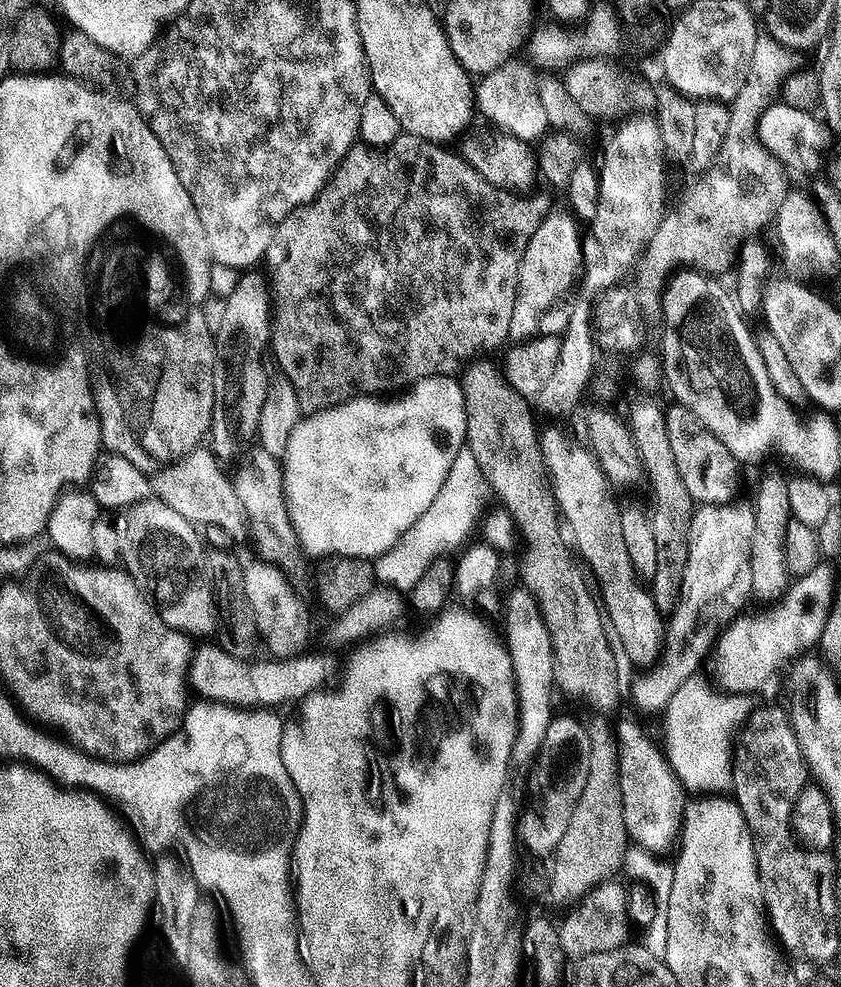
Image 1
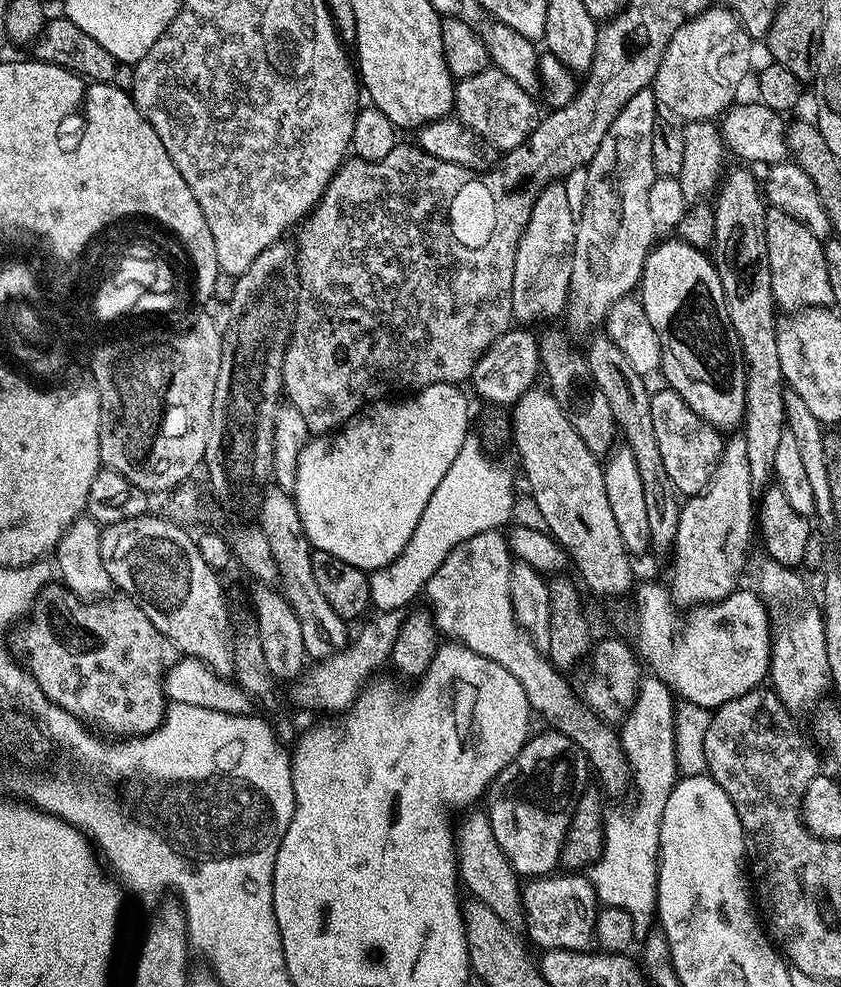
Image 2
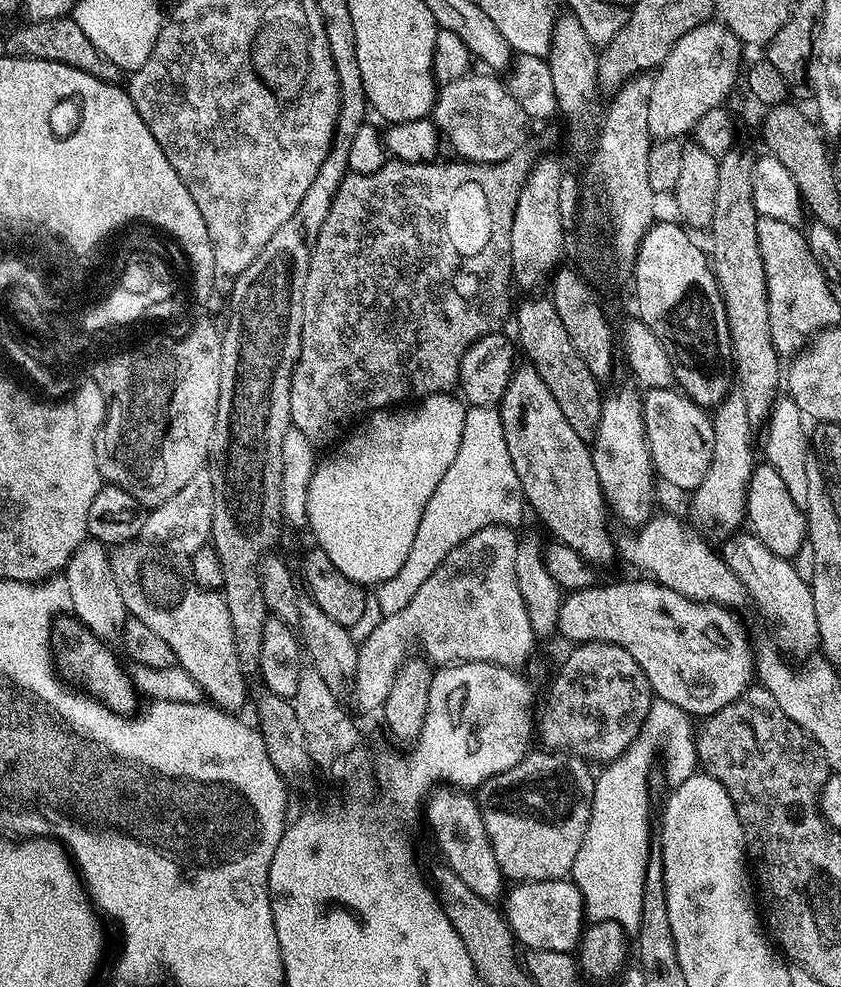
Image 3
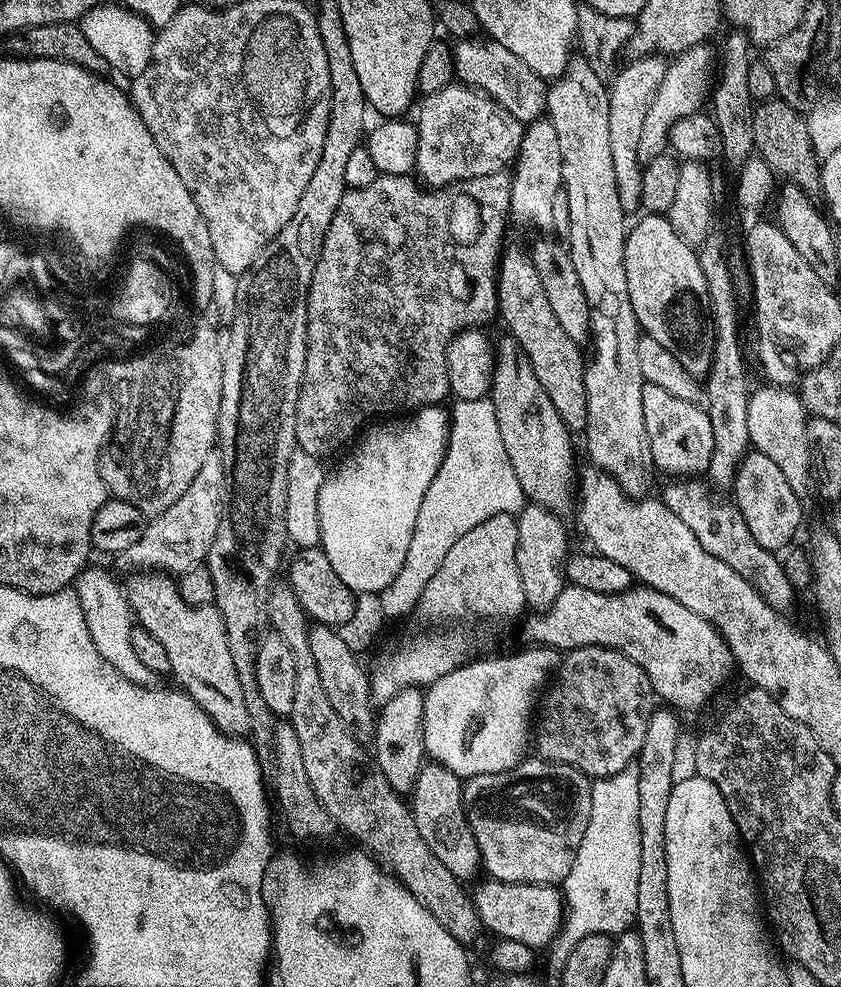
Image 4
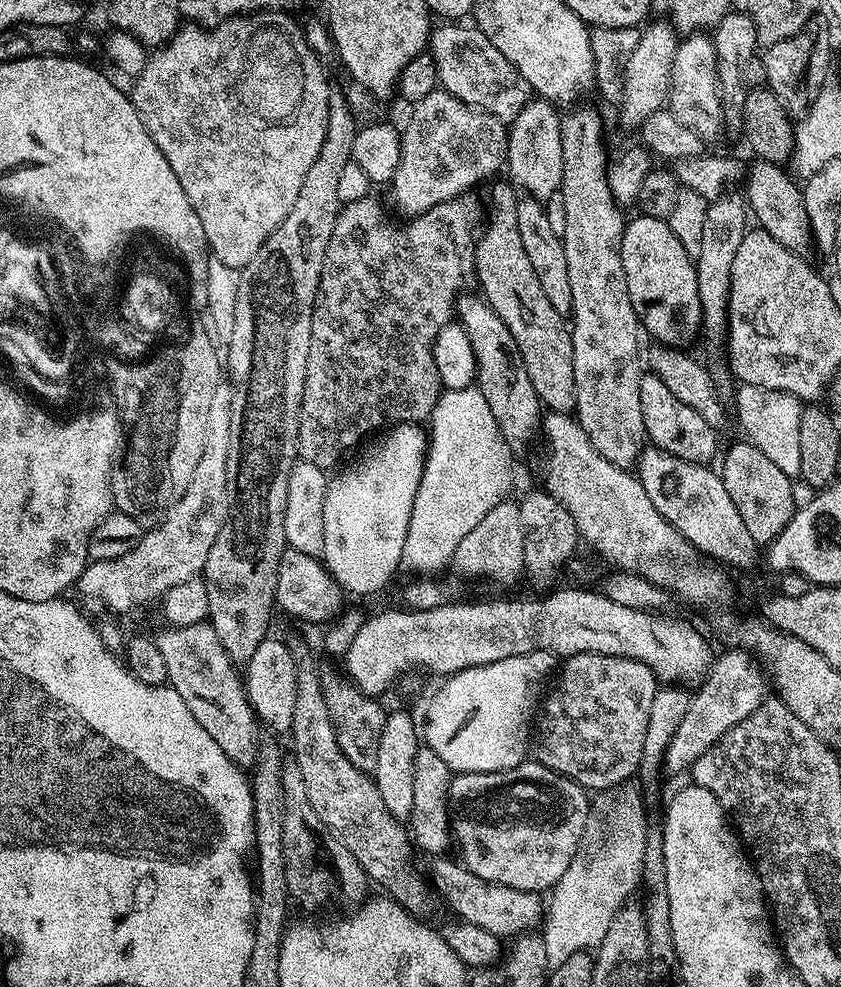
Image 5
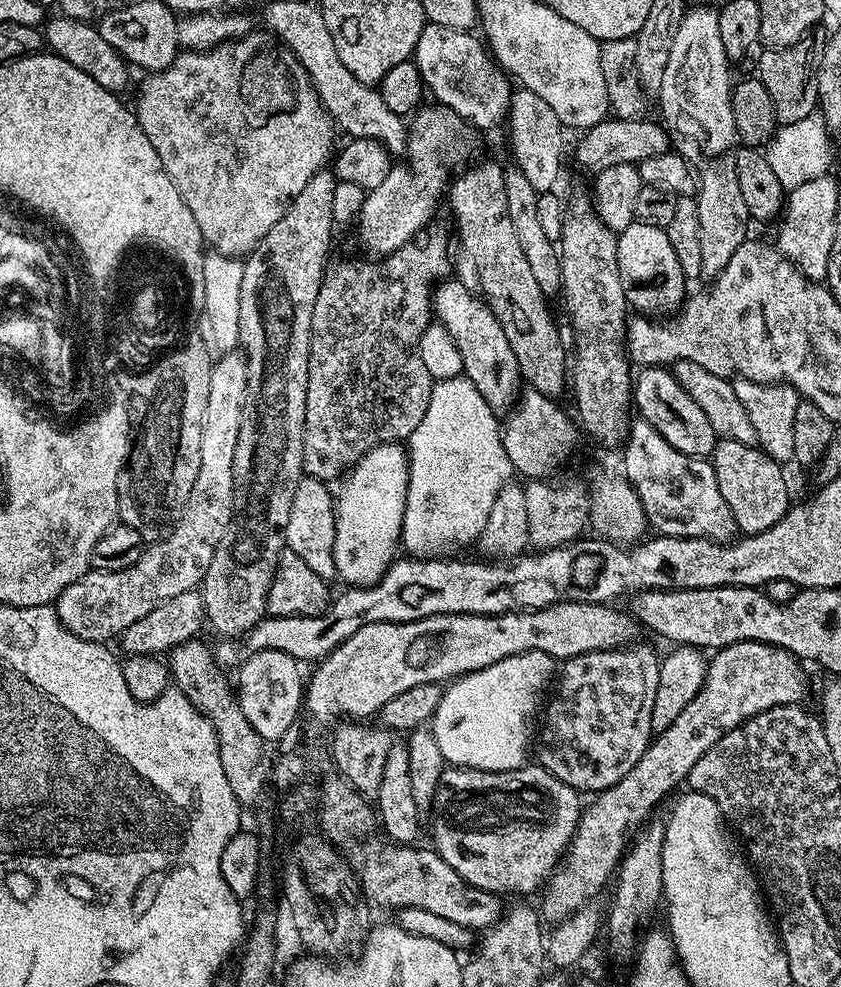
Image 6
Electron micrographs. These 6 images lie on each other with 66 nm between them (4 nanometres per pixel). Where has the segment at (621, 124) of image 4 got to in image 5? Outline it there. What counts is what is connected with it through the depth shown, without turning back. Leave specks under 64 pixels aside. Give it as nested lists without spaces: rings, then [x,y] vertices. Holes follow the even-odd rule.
[[[653,19],[643,25],[638,46],[635,47],[624,74],[624,89],[618,101],[620,120],[632,130],[639,129],[645,120],[649,120],[655,112],[661,111],[668,99],[670,74],[674,66],[674,54],[678,43],[678,34],[667,19]]]

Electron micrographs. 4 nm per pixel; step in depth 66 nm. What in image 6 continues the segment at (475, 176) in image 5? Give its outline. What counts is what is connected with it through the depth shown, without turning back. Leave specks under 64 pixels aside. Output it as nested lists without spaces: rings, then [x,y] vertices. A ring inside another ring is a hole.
[[[437,102],[430,104],[429,108],[421,107],[407,125],[408,168],[389,167],[382,183],[367,189],[358,225],[360,224],[360,244],[366,251],[373,252],[373,257],[389,256],[394,250],[404,244],[411,244],[416,239],[423,229],[420,227],[431,218],[436,199],[445,195],[454,176],[452,168],[463,169],[476,152],[477,129],[459,117],[454,110]]]

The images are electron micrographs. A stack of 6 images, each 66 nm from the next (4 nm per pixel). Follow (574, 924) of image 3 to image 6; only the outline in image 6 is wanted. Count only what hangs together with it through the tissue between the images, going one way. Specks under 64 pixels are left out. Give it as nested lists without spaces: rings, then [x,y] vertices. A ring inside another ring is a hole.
[[[356,842],[349,852],[346,852],[346,859],[349,864],[352,865],[352,871],[356,873],[356,879],[360,885],[360,890],[365,901],[371,902],[373,900],[376,904],[389,904],[392,910],[398,908],[405,908],[406,906],[418,906],[418,910],[430,910],[430,914],[439,914],[442,918],[447,918],[450,922],[458,922],[458,926],[463,928],[471,928],[473,930],[483,930],[485,928],[492,927],[497,920],[500,919],[502,915],[502,907],[500,908],[501,897],[494,892],[487,892],[486,890],[478,890],[474,886],[470,886],[464,879],[459,876],[454,869],[450,866],[446,866],[446,862],[433,850],[431,847],[425,846],[425,848],[420,848],[421,846],[387,846],[388,848],[383,848],[380,844],[364,844],[368,842]]]

